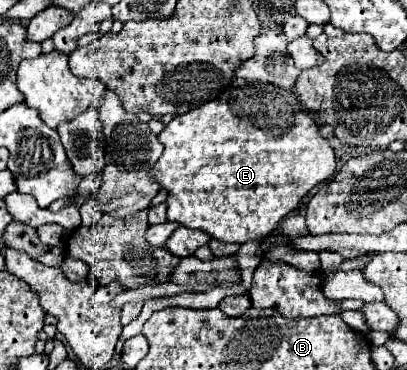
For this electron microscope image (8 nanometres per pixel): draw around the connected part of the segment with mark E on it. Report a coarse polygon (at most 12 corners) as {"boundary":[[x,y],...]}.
{"boundary":[[221,96],[159,134],[167,220],[263,240],[337,166],[303,106]]}

